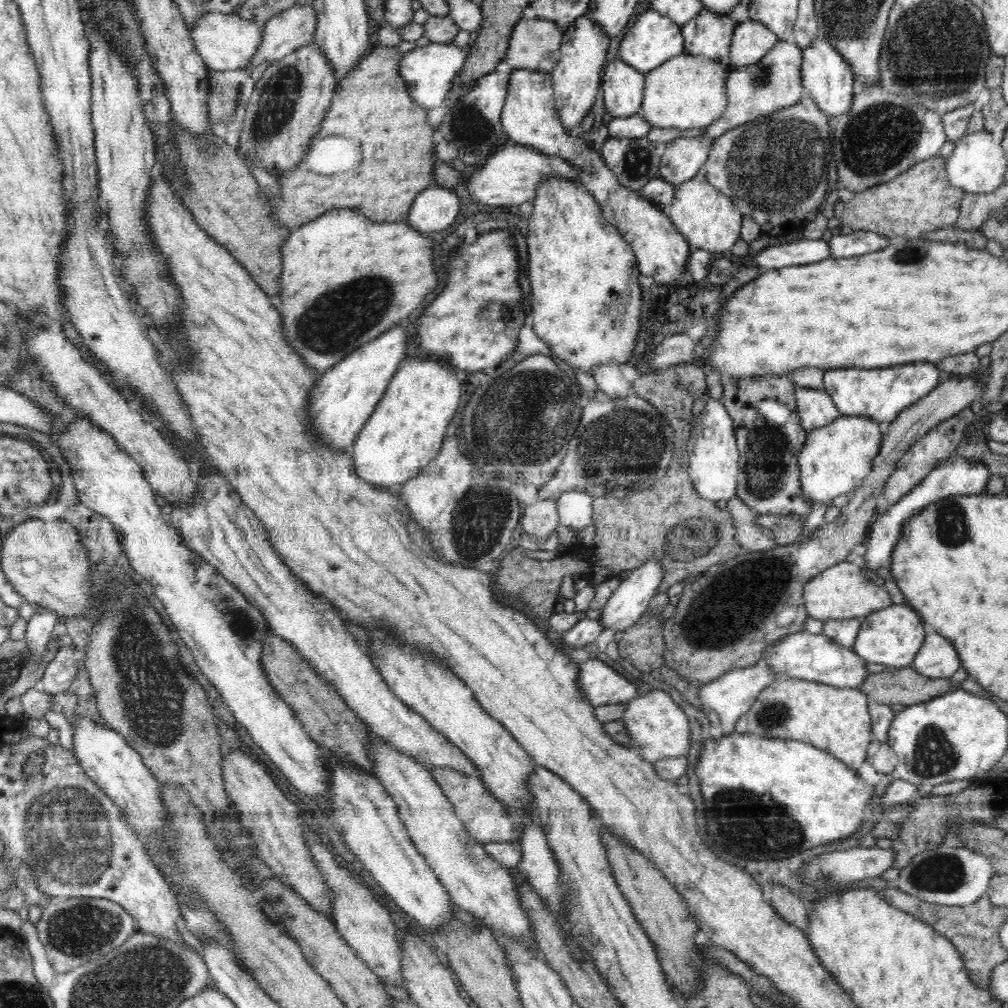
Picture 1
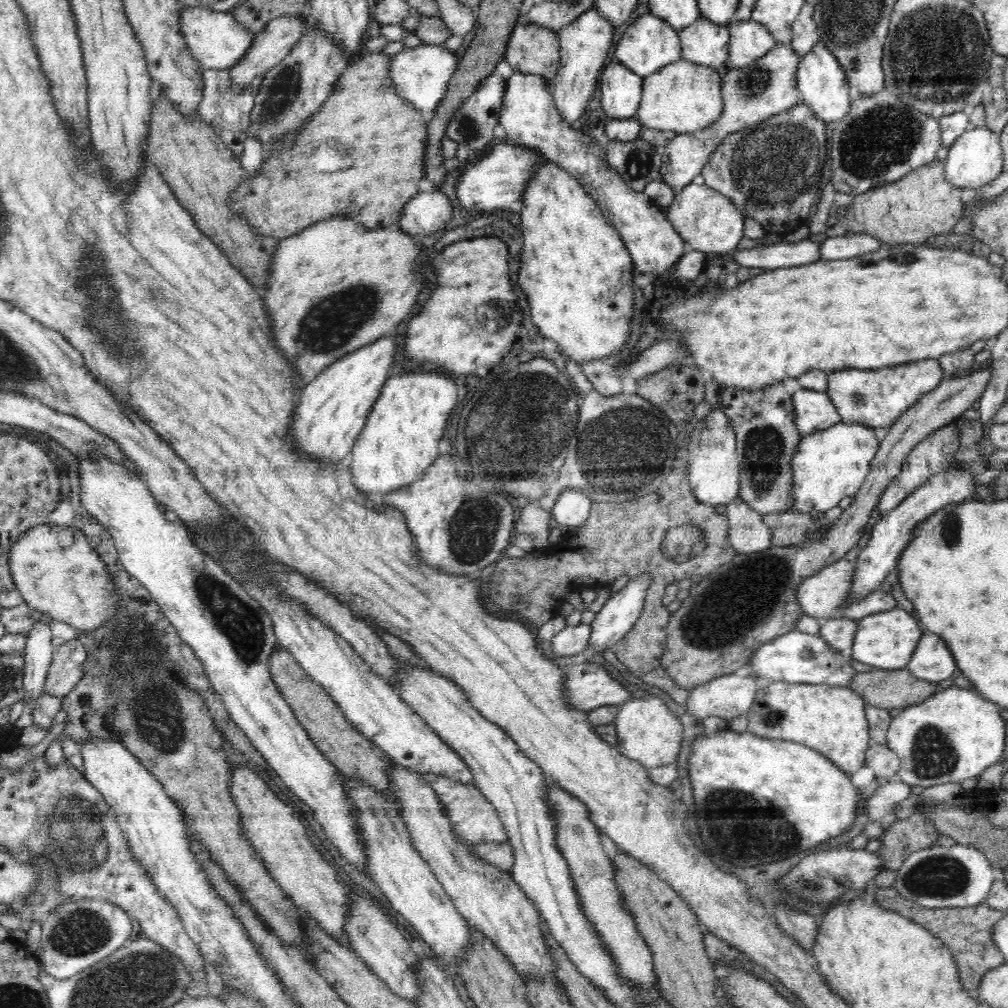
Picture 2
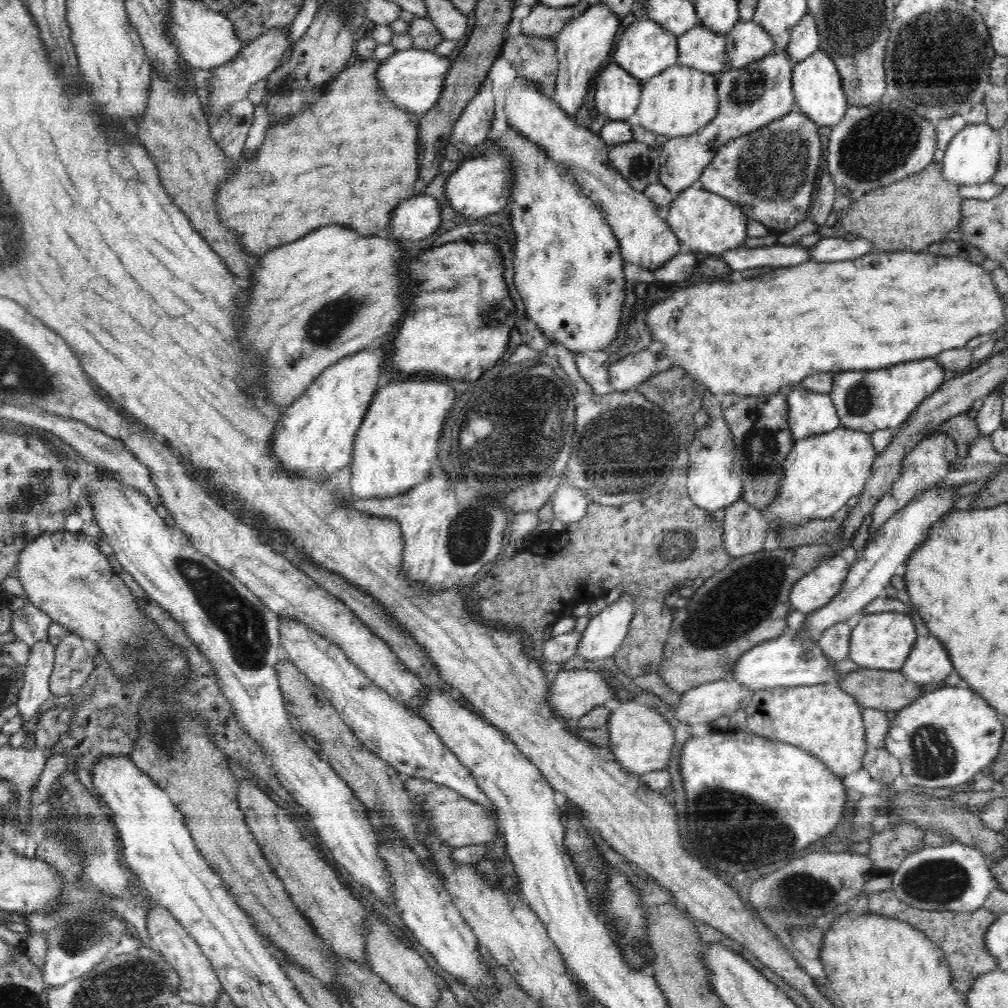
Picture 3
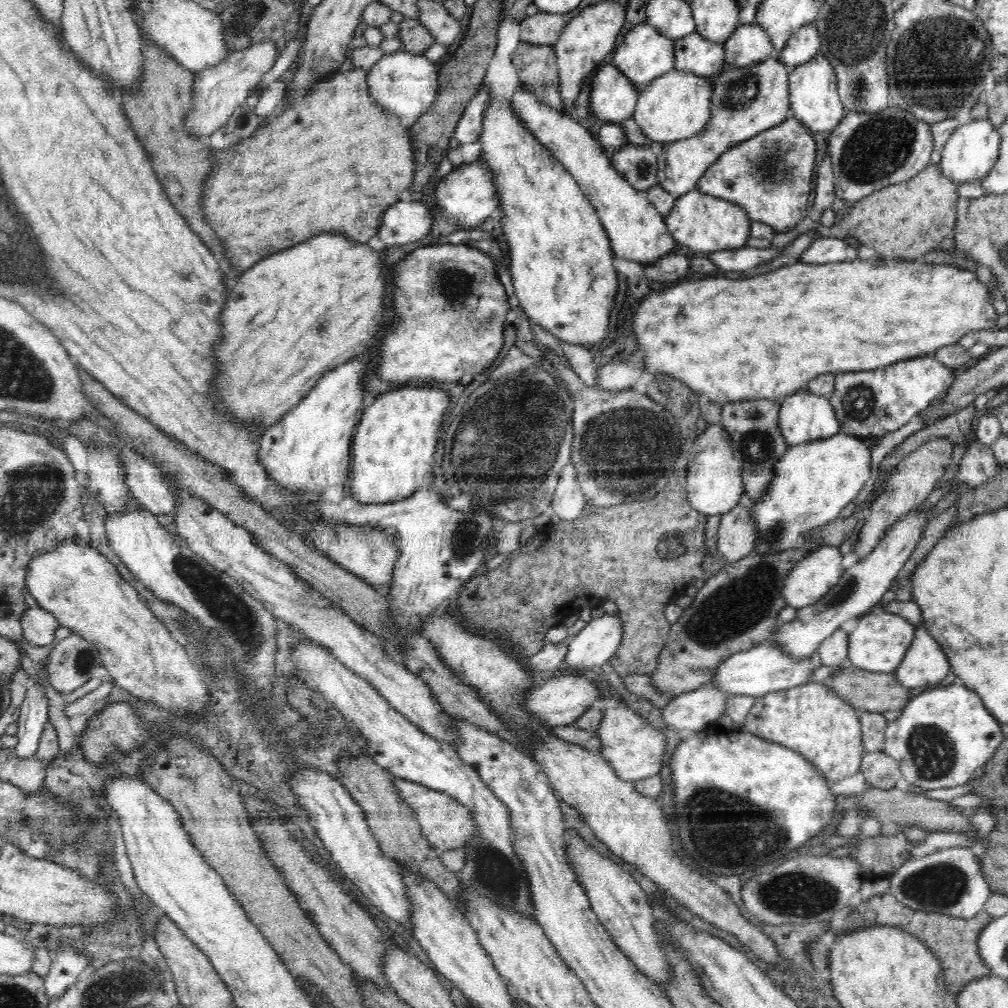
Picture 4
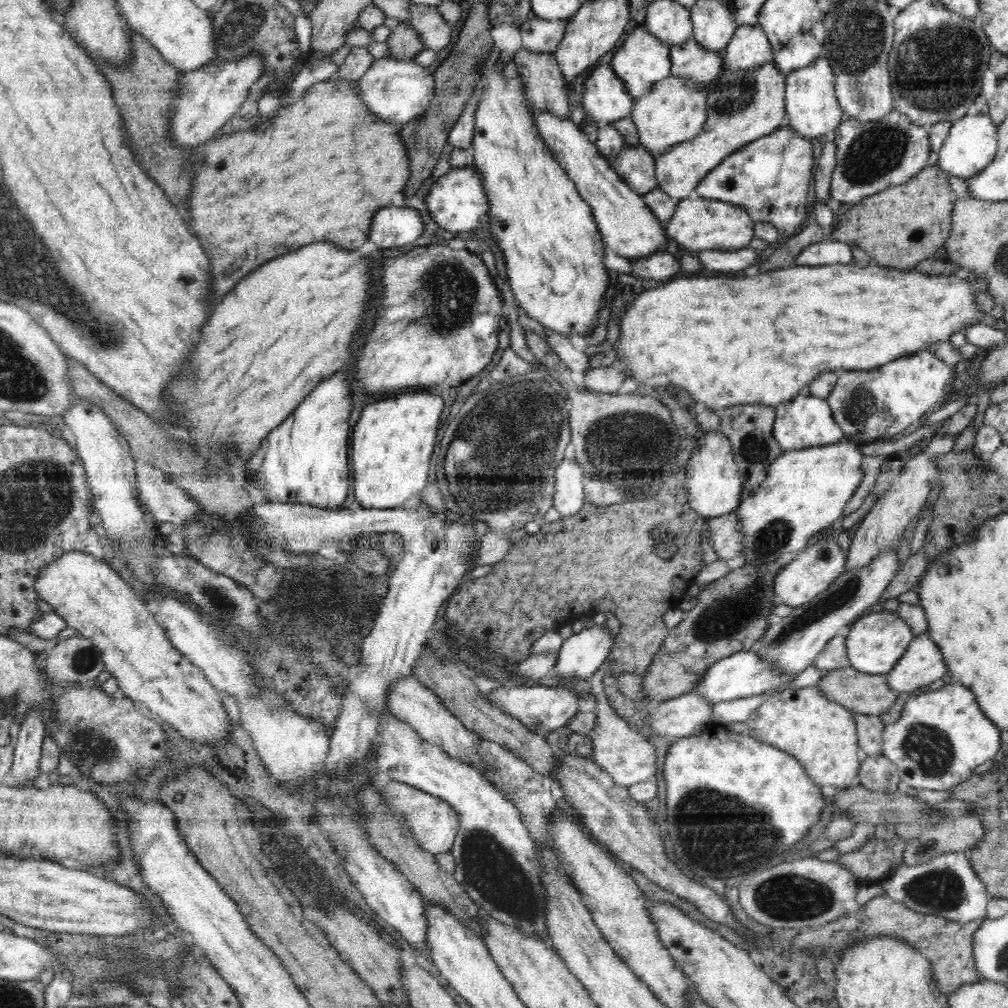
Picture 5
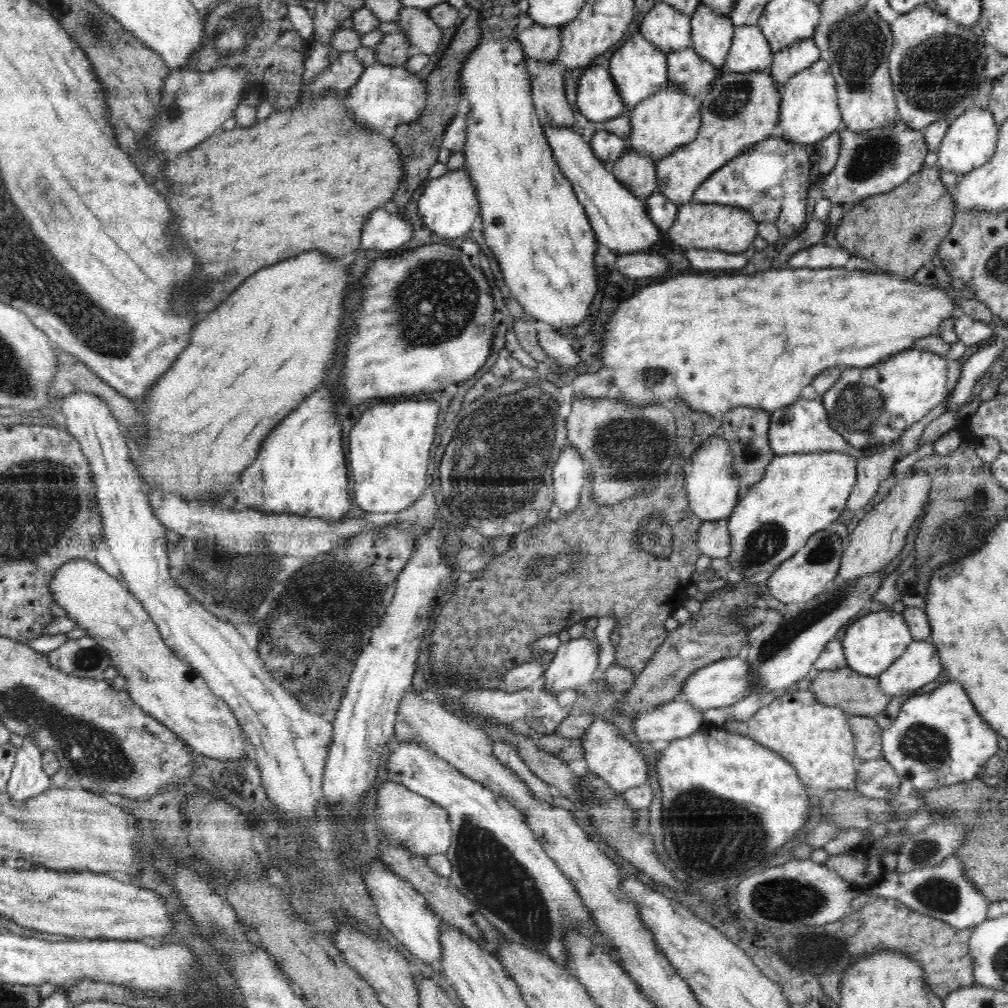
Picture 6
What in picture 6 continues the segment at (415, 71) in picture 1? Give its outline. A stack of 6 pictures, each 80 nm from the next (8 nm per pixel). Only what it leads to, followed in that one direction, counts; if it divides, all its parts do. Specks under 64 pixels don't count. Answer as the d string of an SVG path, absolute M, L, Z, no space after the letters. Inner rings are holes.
M375 62L364 69L354 86L349 88L344 101L347 114L355 118L358 126L391 139L401 124L416 122L422 114L427 101L427 84L416 73L409 72L405 65L392 66Z

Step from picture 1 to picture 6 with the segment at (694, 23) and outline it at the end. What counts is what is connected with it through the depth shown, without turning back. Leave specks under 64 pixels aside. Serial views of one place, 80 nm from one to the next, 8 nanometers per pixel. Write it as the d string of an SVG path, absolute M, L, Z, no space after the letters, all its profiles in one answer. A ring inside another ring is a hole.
M691 47L667 54L667 80L680 85L690 96L700 96L710 87L719 69L700 58Z

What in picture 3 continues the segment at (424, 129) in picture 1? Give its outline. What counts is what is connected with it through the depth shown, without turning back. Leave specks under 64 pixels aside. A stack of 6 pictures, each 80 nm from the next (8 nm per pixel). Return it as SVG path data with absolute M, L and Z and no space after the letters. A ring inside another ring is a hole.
M355 57L326 85L326 90L308 108L303 108L293 117L282 119L269 127L262 145L252 158L241 158L235 164L237 171L219 186L216 191L218 219L224 229L236 231L245 252L262 258L272 249L290 244L304 234L330 224L352 228L362 238L376 235L390 226L392 210L396 210L402 198L408 199L417 193L419 189L415 185L419 175L419 117L398 108L383 95L375 76L380 63L380 60ZM346 154L352 156L352 164L344 162Z

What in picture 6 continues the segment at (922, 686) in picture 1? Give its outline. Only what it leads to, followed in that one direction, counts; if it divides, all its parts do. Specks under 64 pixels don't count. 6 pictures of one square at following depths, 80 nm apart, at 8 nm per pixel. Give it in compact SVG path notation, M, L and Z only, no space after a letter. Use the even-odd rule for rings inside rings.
M848 666L831 671L814 671L811 679L809 690L816 700L828 707L840 708L849 716L874 717L883 713L892 699L880 691L877 677L860 675Z

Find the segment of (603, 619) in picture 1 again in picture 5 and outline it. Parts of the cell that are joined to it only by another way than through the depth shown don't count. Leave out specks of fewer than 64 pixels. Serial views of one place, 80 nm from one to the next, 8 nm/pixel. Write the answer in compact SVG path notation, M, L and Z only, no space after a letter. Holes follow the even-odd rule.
M596 624L572 635L562 643L556 662L549 670L550 676L587 681L608 658L615 638L607 626L602 628Z

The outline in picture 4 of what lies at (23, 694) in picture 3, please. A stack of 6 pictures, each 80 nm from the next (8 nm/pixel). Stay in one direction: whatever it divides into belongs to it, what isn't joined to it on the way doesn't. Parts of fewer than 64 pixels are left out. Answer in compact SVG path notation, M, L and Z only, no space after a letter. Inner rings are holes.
M30 680L26 697L21 706L18 719L18 744L12 752L18 759L32 759L38 751L40 738L44 732L48 717L48 698L38 682Z

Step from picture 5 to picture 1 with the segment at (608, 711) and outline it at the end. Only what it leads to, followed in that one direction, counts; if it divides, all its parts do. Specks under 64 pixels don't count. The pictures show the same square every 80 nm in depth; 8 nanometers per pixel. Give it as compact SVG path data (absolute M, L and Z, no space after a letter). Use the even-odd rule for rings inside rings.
M650 692L646 696L637 696L629 701L624 712L622 725L632 739L632 750L639 752L642 759L654 764L663 759L686 756L691 746L690 726L684 712L674 704L666 692Z

